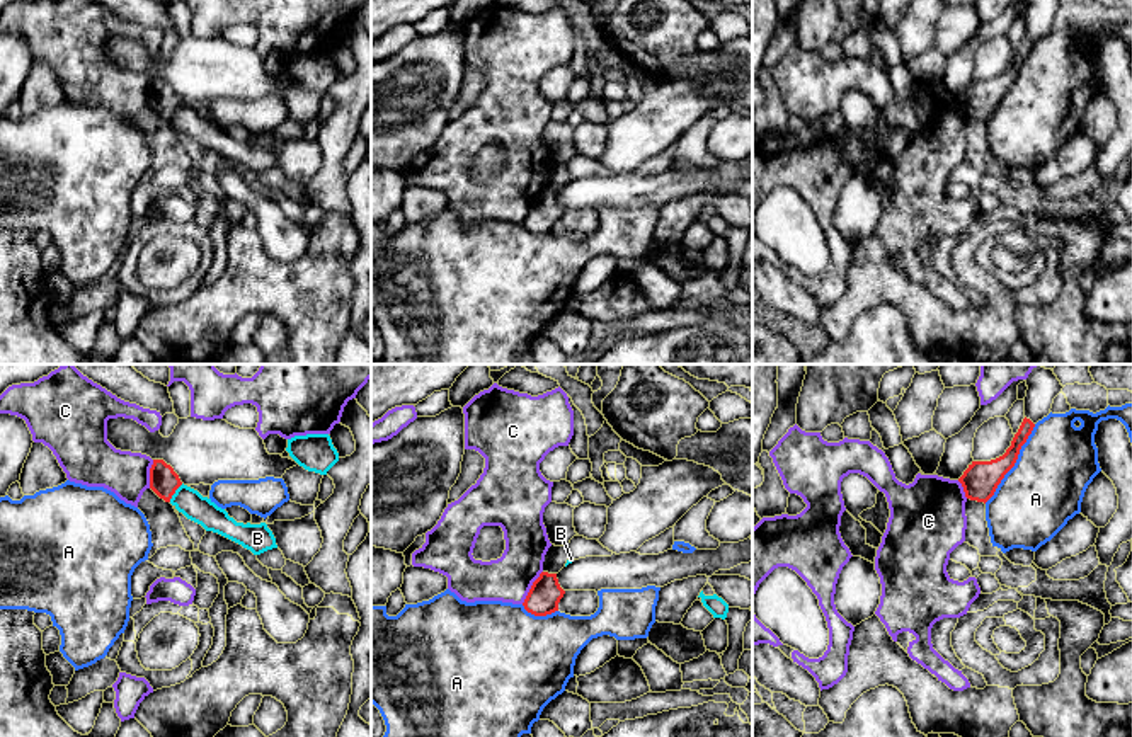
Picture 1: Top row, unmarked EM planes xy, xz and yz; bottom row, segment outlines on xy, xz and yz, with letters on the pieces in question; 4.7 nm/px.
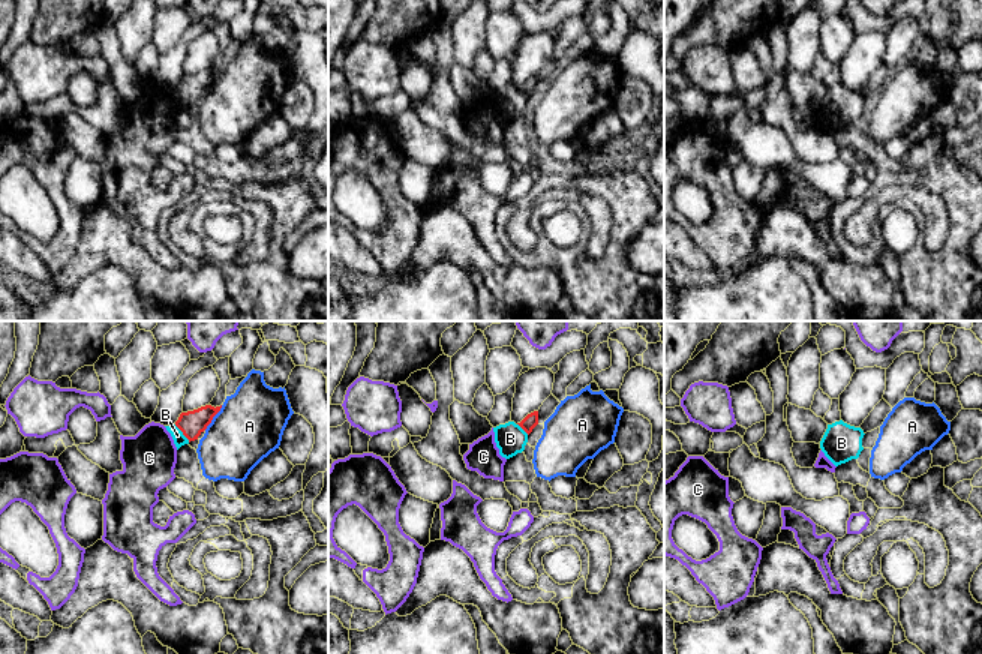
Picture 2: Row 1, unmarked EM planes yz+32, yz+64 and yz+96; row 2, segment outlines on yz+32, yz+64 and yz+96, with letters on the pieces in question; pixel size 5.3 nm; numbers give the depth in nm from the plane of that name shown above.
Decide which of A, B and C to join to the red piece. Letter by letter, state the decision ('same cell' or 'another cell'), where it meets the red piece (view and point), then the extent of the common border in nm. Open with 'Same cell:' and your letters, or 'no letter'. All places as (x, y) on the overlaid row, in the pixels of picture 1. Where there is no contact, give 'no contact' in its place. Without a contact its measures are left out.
Same cell: no letter
A: another cell; contact yz (1015, 462); length 440 nm
B: another cell; contact xy (174, 492); length 110 nm
C: another cell; contact xz (531, 588); length 190 nm

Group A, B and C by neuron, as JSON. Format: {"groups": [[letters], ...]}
{"groups": [["A"], ["B"], ["C"]]}

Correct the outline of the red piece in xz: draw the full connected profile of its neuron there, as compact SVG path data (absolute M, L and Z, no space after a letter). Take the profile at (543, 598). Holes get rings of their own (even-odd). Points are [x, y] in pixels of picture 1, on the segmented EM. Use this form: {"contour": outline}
{"contour": "M541 572L533 582L523 606L535 616L546 616L558 611L558 603L565 591L560 587L557 574Z"}

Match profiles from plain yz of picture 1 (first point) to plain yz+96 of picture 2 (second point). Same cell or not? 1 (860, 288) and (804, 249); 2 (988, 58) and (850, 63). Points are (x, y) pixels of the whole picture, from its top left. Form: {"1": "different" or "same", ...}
{"1": "same", "2": "same"}

